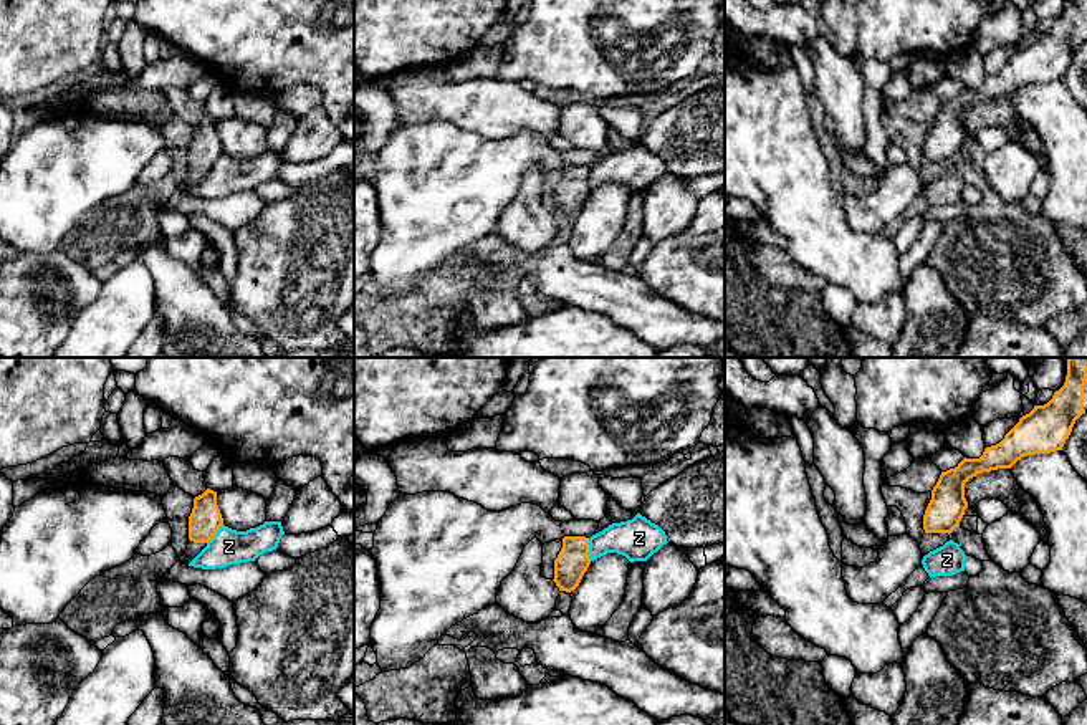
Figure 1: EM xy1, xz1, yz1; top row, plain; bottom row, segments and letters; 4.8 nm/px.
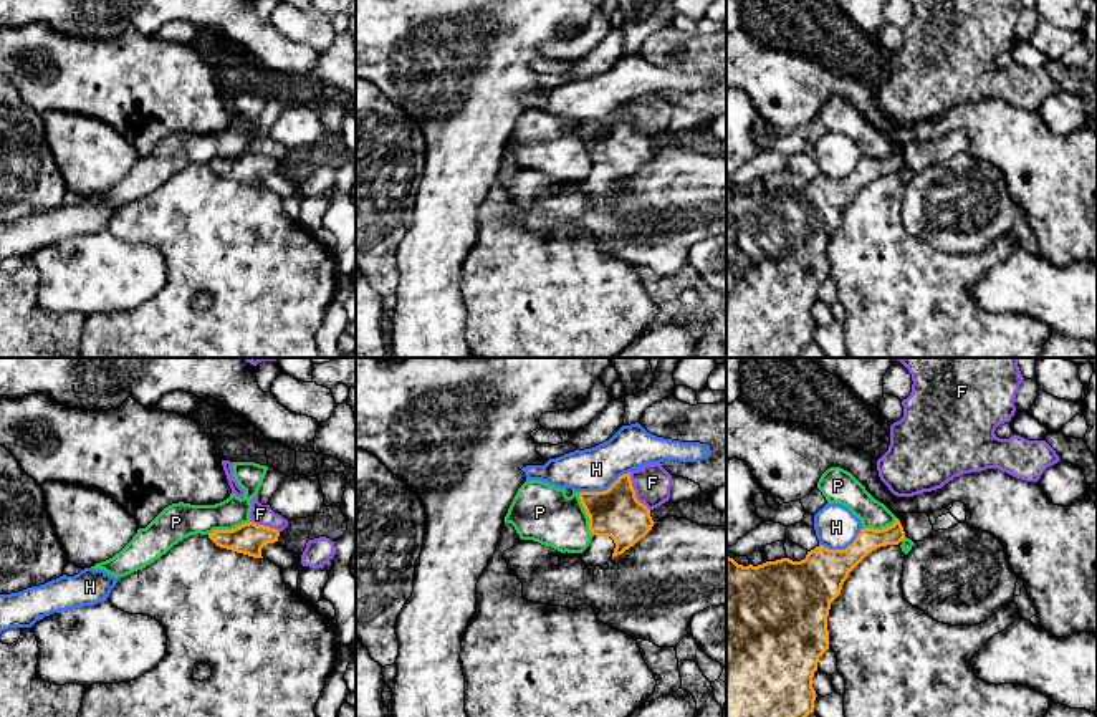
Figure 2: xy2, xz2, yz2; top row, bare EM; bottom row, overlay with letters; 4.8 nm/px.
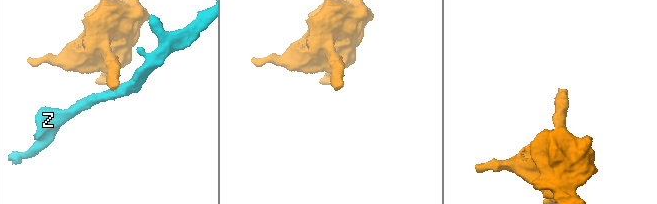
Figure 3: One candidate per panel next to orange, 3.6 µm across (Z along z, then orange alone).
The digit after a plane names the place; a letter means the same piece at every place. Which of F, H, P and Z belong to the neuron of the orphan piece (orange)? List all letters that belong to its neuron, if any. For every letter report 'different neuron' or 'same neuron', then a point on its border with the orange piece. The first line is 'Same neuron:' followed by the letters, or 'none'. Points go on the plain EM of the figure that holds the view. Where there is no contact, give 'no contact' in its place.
Same neuron: none
F: different neuron; contact xz2 (634, 121)
H: different neuron; contact xz2 (604, 120)
P: different neuron; contact xz2 (586, 141)
Z: different neuron; contact xz1 (588, 179)

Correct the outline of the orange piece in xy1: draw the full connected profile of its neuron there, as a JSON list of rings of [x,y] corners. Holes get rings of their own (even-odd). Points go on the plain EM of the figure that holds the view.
[[[207,118],[194,127],[194,137],[189,146],[189,174],[179,190],[189,194],[222,156],[223,147],[217,134],[217,121]]]

